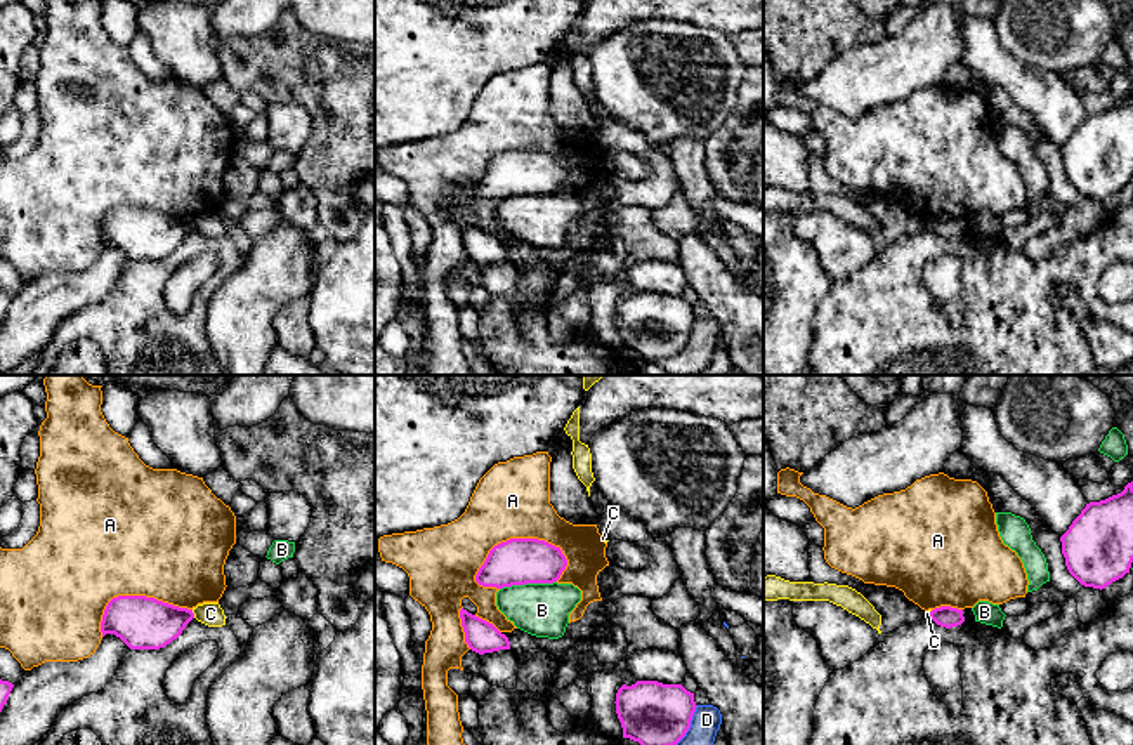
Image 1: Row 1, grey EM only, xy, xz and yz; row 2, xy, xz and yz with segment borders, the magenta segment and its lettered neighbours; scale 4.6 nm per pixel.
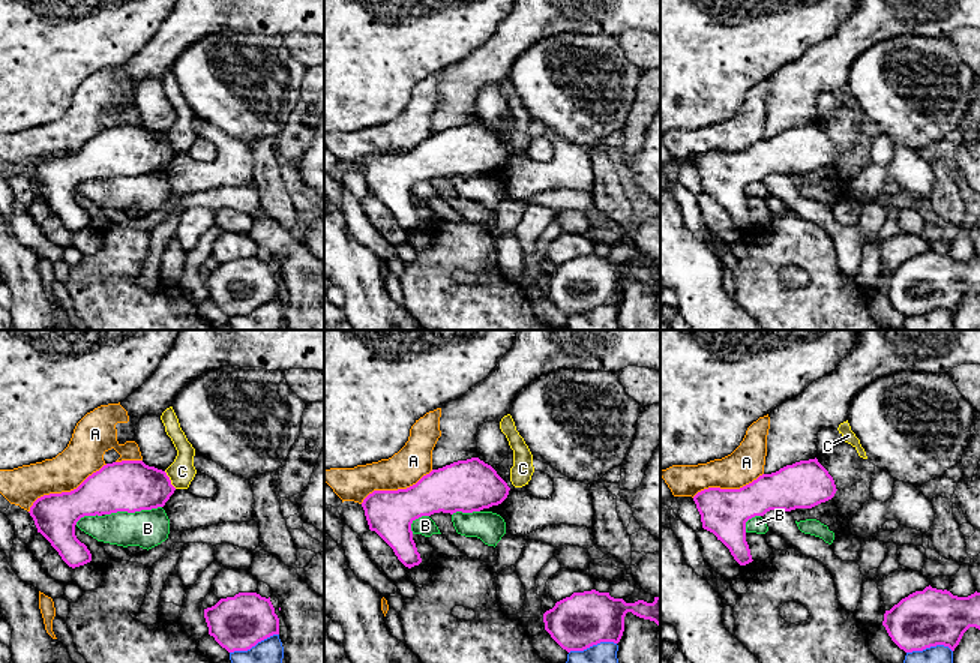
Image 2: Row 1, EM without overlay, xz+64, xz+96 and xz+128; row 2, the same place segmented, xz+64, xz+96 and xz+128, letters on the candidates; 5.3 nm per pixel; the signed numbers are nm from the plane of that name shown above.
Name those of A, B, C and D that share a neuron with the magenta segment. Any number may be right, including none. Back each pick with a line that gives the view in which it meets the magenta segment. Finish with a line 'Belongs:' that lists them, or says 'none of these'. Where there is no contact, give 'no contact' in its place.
Belongs: none of these

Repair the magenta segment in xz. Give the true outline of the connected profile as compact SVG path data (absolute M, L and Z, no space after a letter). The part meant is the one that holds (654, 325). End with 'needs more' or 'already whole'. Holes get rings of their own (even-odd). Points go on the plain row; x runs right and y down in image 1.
M637 292L616 304L616 325L623 349L639 353L645 363L677 356L696 323L694 304L682 295Z; already whole

